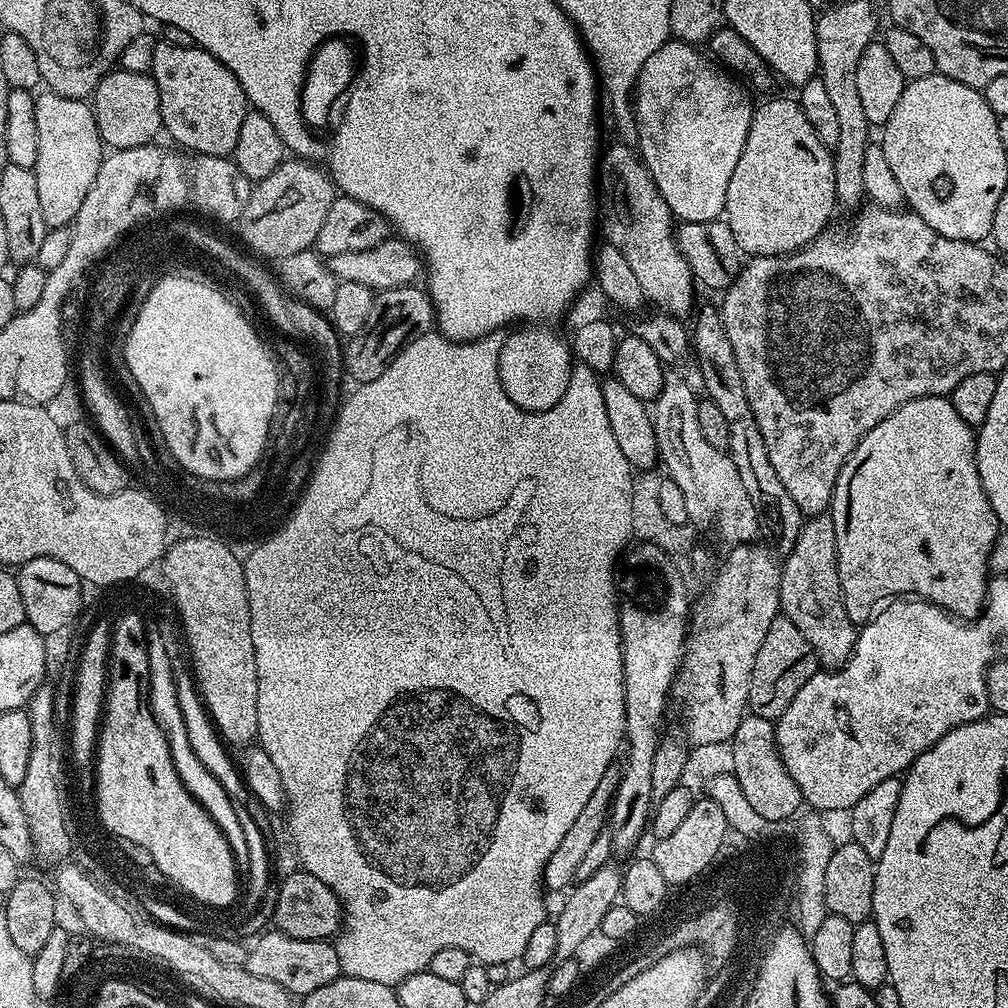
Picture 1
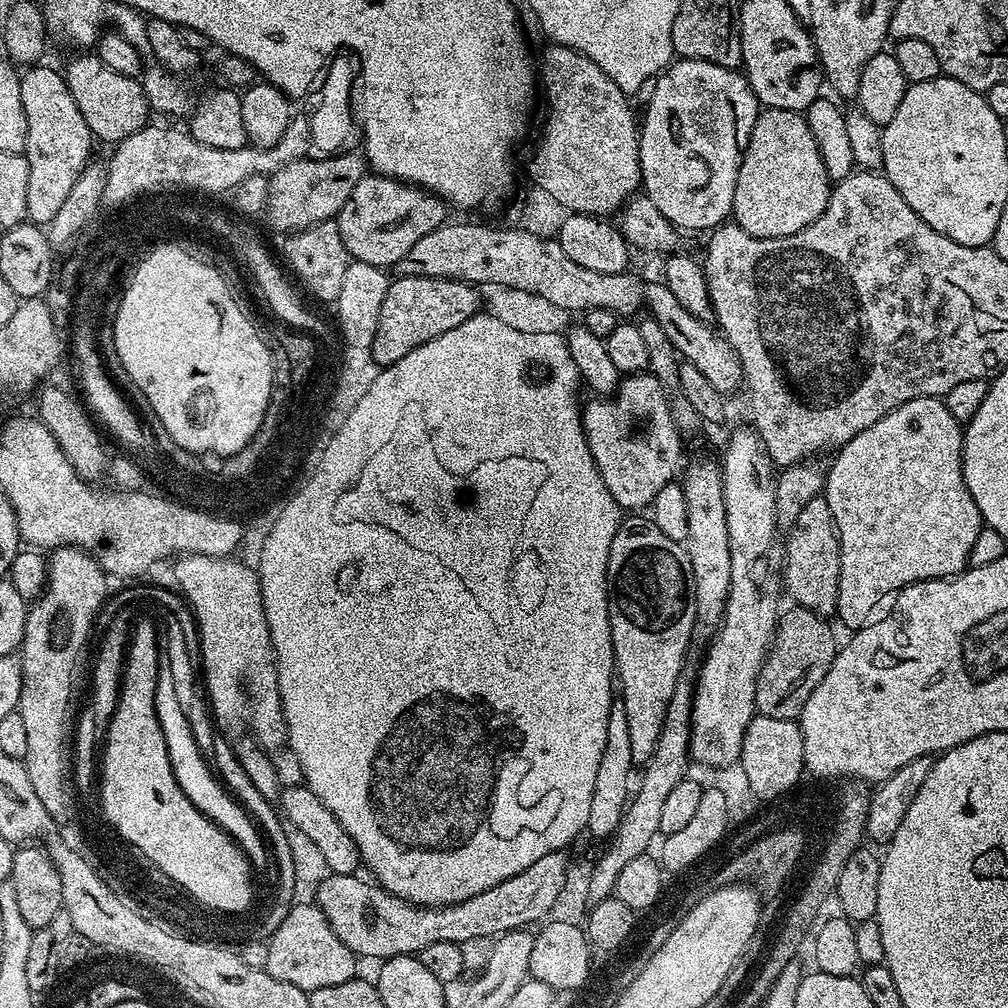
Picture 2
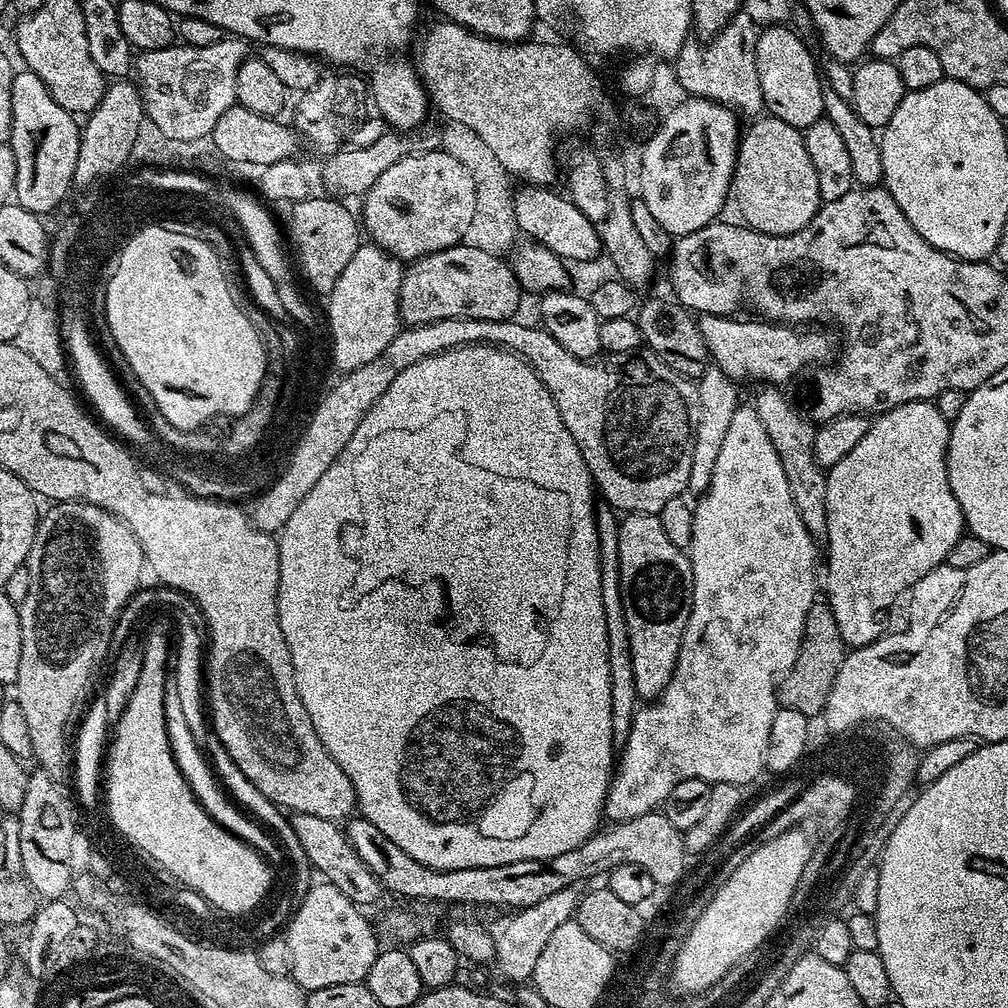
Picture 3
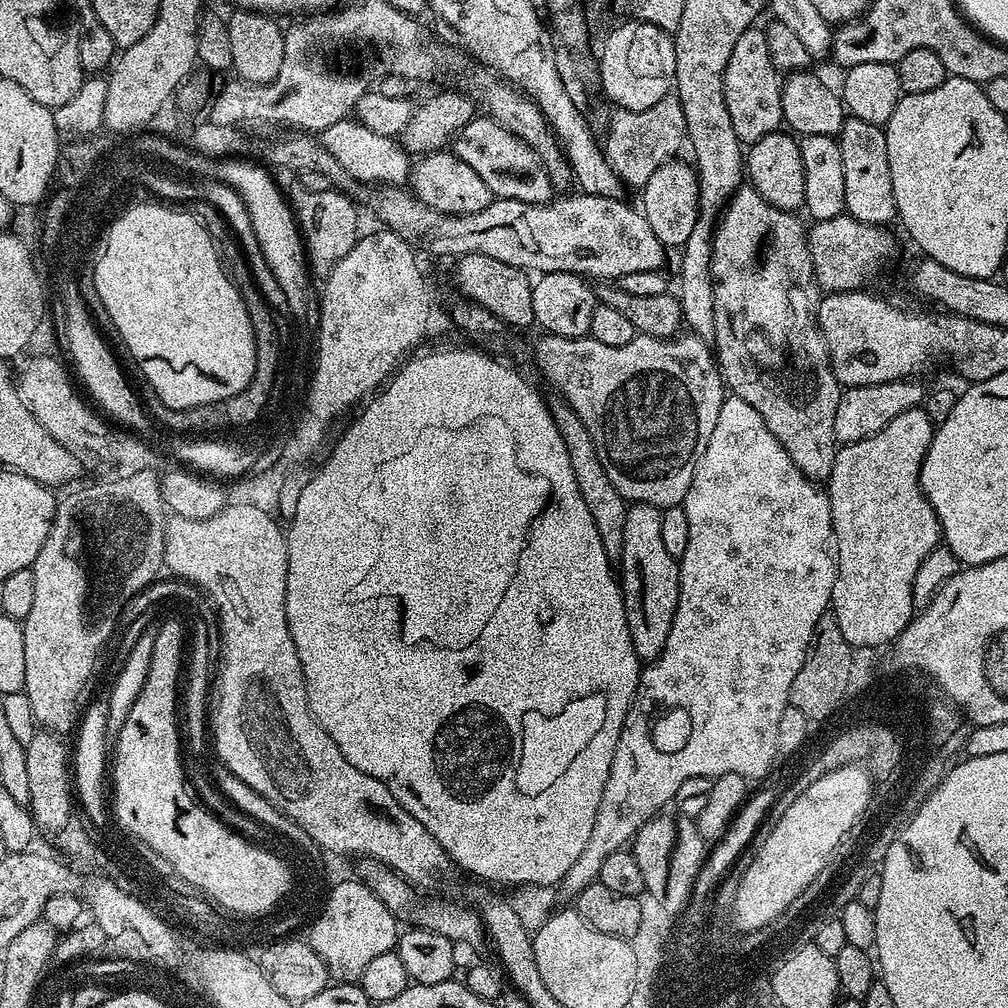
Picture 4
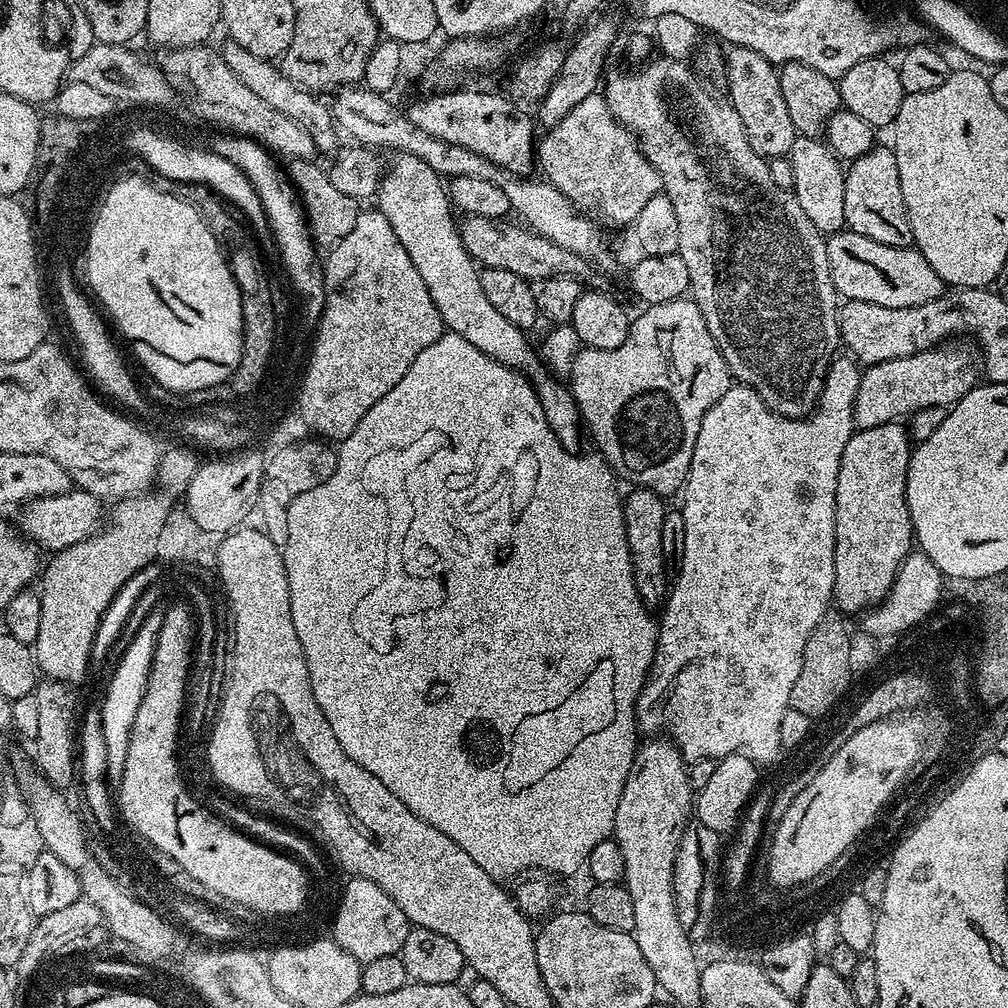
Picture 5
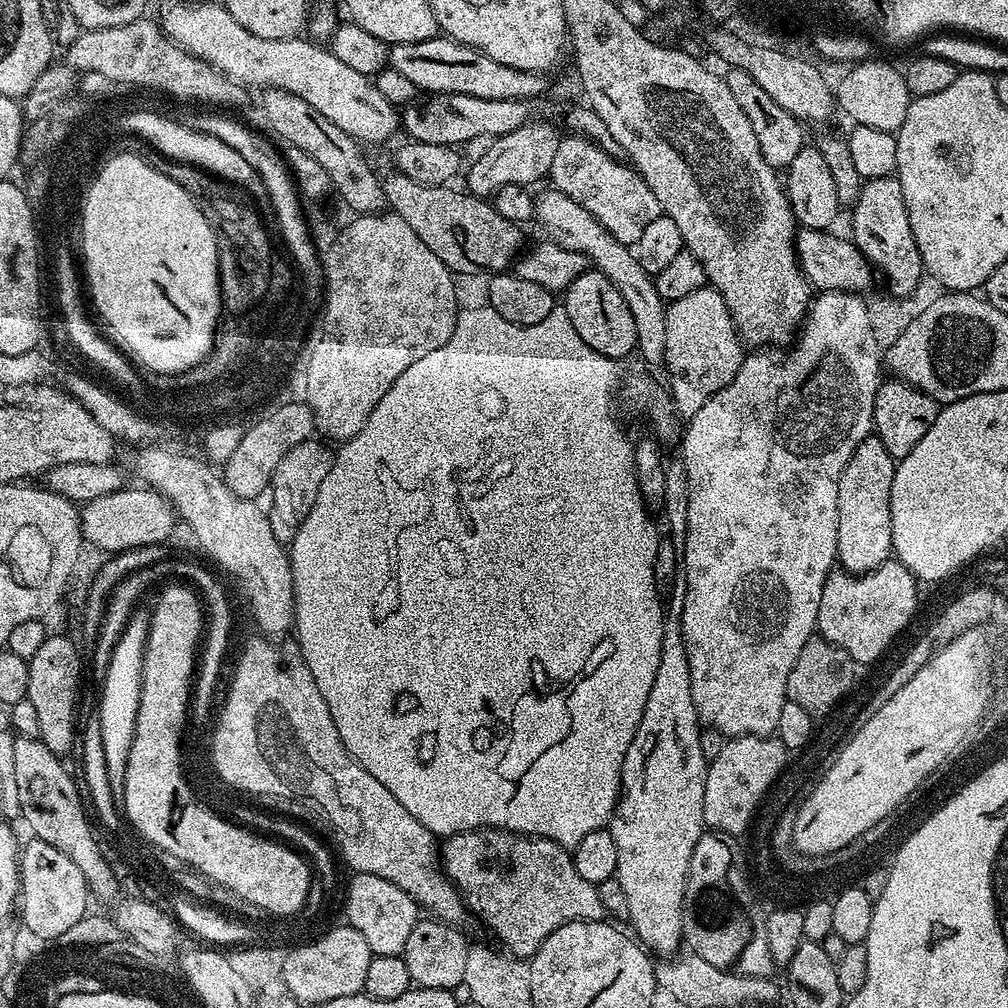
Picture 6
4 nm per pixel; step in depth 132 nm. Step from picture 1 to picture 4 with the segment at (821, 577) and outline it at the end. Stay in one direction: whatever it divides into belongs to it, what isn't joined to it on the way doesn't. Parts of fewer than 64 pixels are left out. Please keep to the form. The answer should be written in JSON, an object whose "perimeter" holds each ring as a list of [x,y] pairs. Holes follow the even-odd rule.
{"perimeter":[[[741,186],[729,200],[727,208],[720,214],[716,222],[716,232],[712,235],[712,286],[714,290],[714,355],[716,367],[720,369],[720,376],[724,380],[725,389],[731,395],[742,398],[742,402],[750,402],[758,414],[762,414],[762,422],[766,422],[766,430],[778,438],[778,442],[790,454],[794,466],[802,470],[802,474],[813,482],[827,481],[828,475],[832,472],[834,458],[838,451],[838,441],[834,434],[834,410],[838,410],[842,386],[834,378],[828,347],[820,333],[820,322],[818,319],[818,305],[822,299],[822,289],[816,282],[816,275],[812,269],[812,259],[808,249],[808,237],[805,225],[796,221],[797,217],[791,212],[770,206],[758,190],[751,186]]]}

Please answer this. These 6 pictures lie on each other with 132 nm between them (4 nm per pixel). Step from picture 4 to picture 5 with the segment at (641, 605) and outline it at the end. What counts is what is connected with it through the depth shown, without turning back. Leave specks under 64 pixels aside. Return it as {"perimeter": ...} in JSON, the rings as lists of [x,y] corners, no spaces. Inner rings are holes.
{"perimeter":[[[639,486],[631,489],[632,493],[623,497],[624,521],[626,522],[626,542],[630,546],[630,562],[638,594],[649,610],[656,610],[663,605],[670,591],[670,575],[662,556],[662,522],[666,511],[665,497],[654,490]]]}

